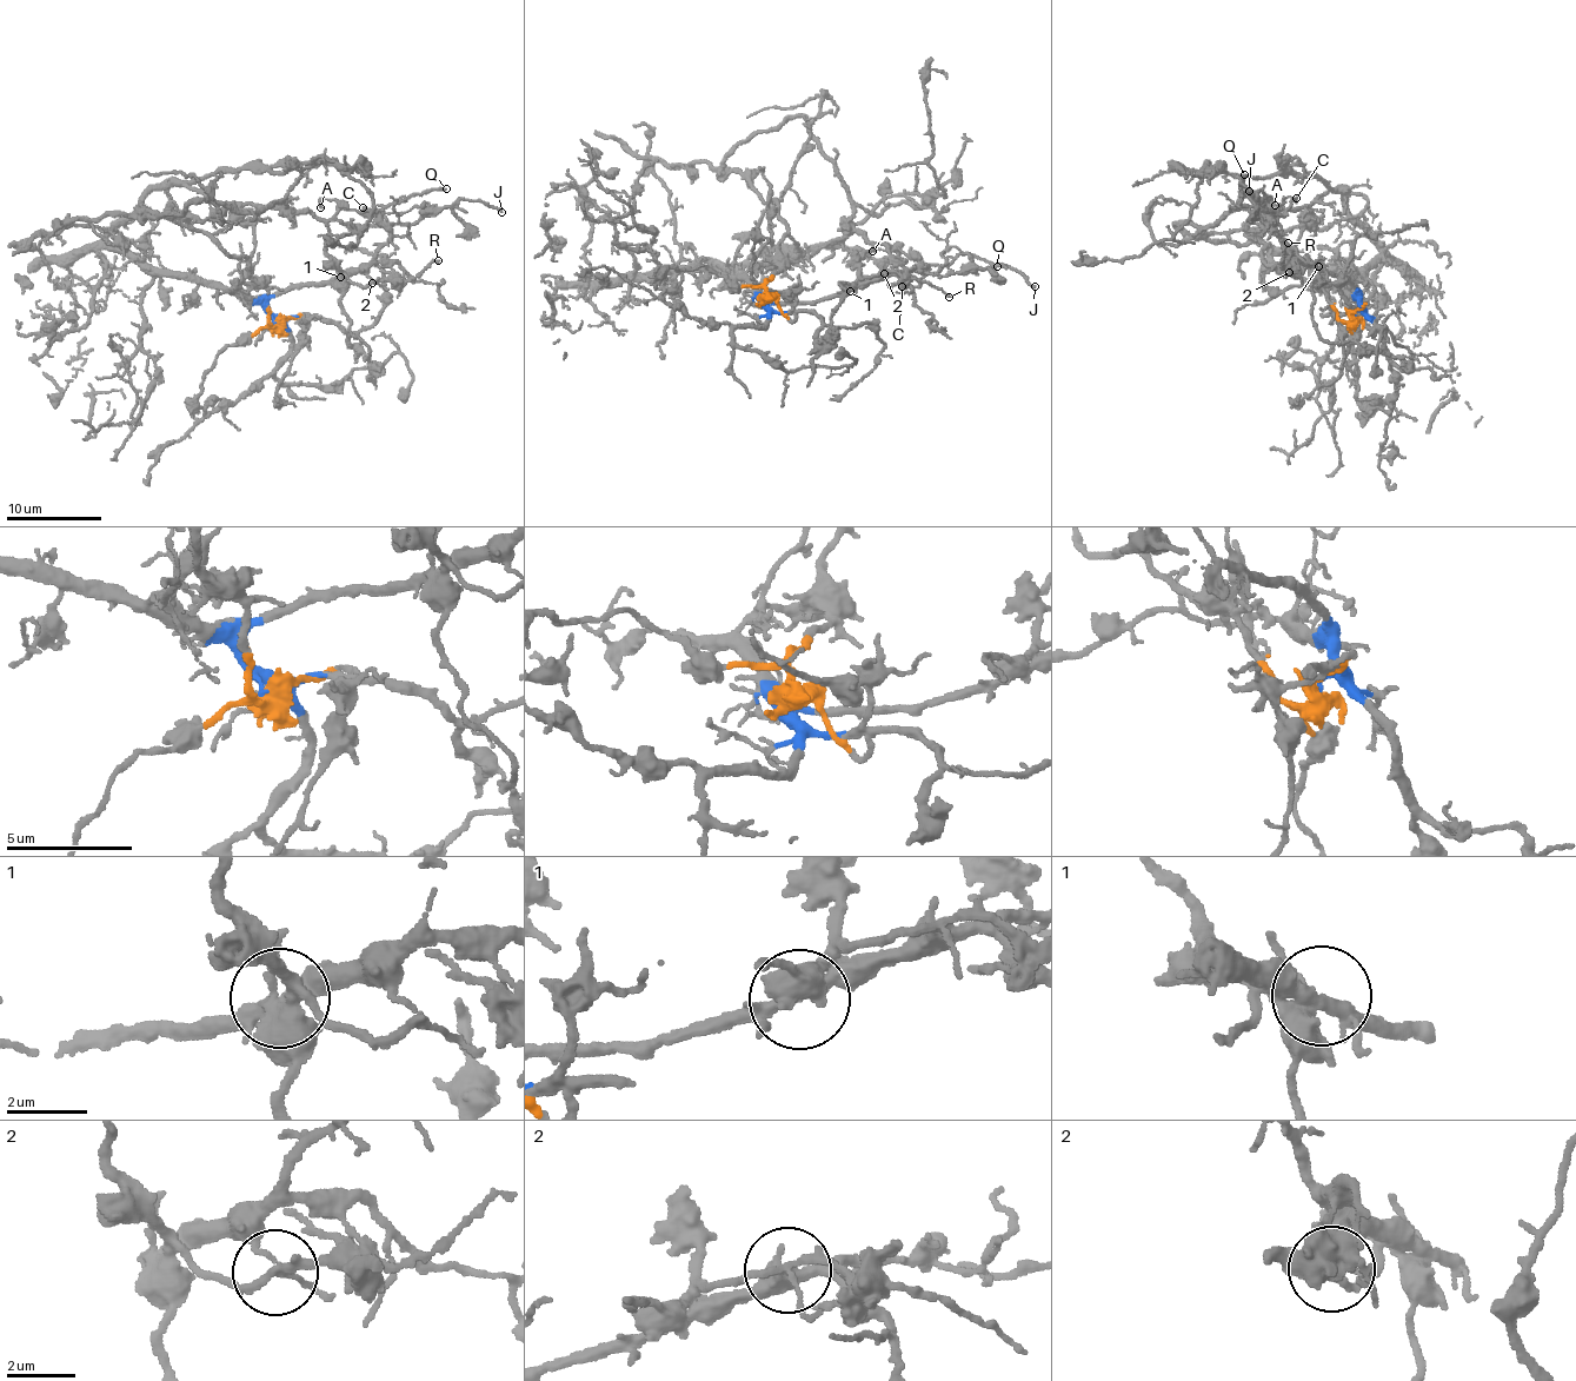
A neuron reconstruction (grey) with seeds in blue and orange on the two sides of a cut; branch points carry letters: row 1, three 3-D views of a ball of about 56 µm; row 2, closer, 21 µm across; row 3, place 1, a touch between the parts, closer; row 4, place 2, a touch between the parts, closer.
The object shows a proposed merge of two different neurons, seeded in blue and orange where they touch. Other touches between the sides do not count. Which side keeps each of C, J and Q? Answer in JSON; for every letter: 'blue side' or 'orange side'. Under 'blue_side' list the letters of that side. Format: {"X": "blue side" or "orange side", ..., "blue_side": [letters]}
{"C": "orange side", "J": "orange side", "Q": "blue side", "blue_side": ["Q"]}

